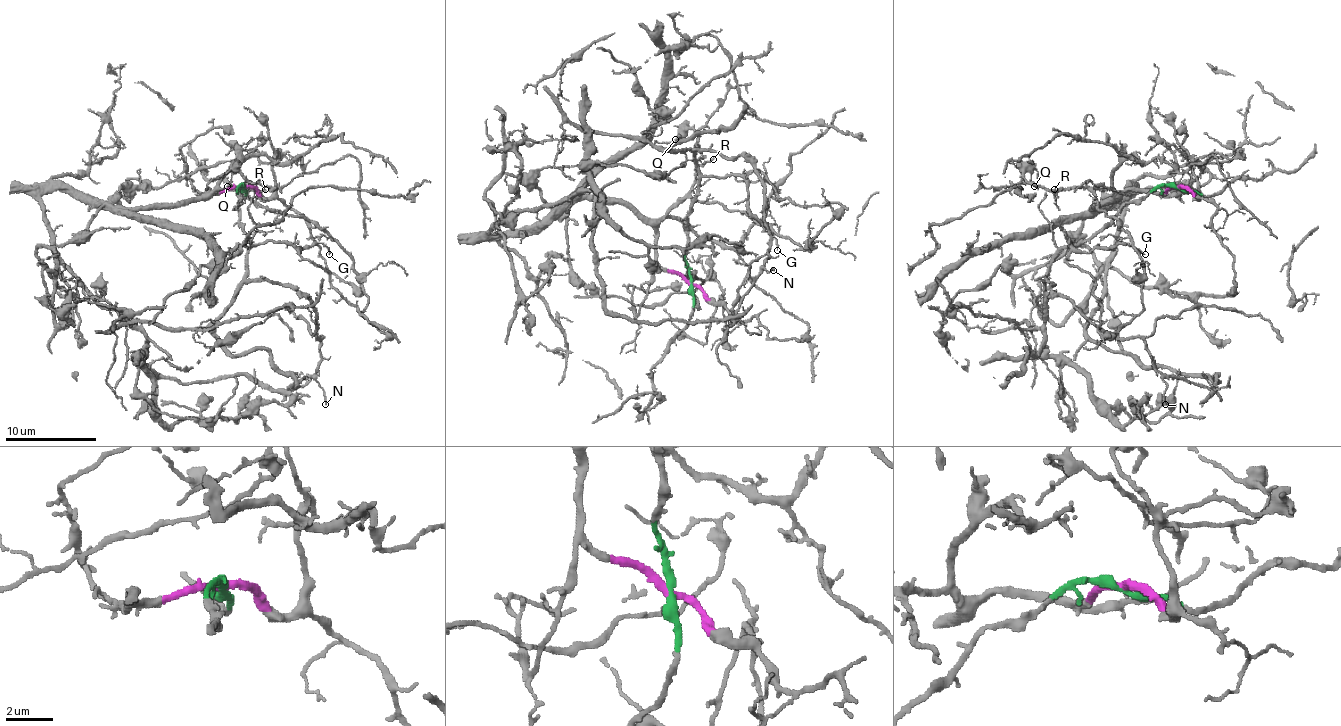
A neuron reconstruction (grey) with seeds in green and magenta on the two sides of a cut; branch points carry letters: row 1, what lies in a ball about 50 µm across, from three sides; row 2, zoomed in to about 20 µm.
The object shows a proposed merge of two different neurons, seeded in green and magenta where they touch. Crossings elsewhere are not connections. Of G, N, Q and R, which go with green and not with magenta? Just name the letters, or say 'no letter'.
G, N

